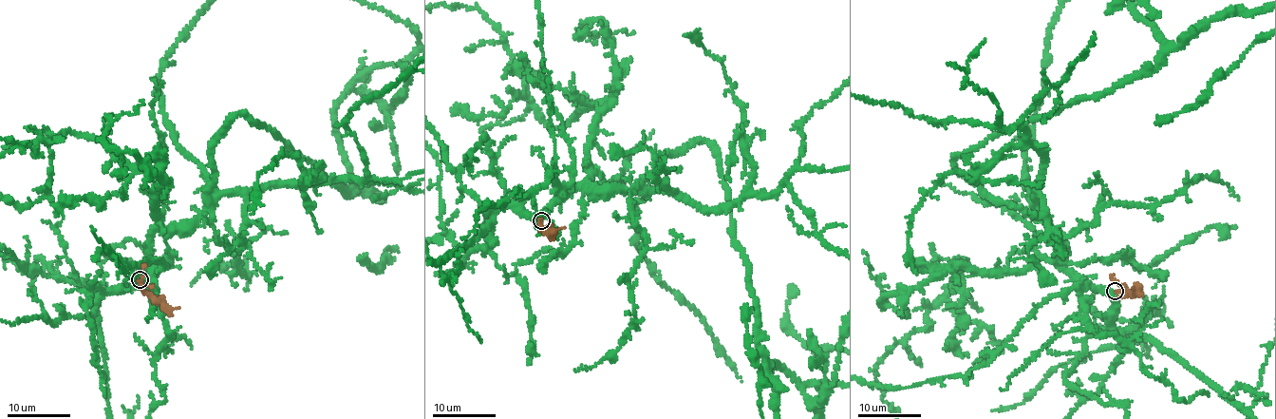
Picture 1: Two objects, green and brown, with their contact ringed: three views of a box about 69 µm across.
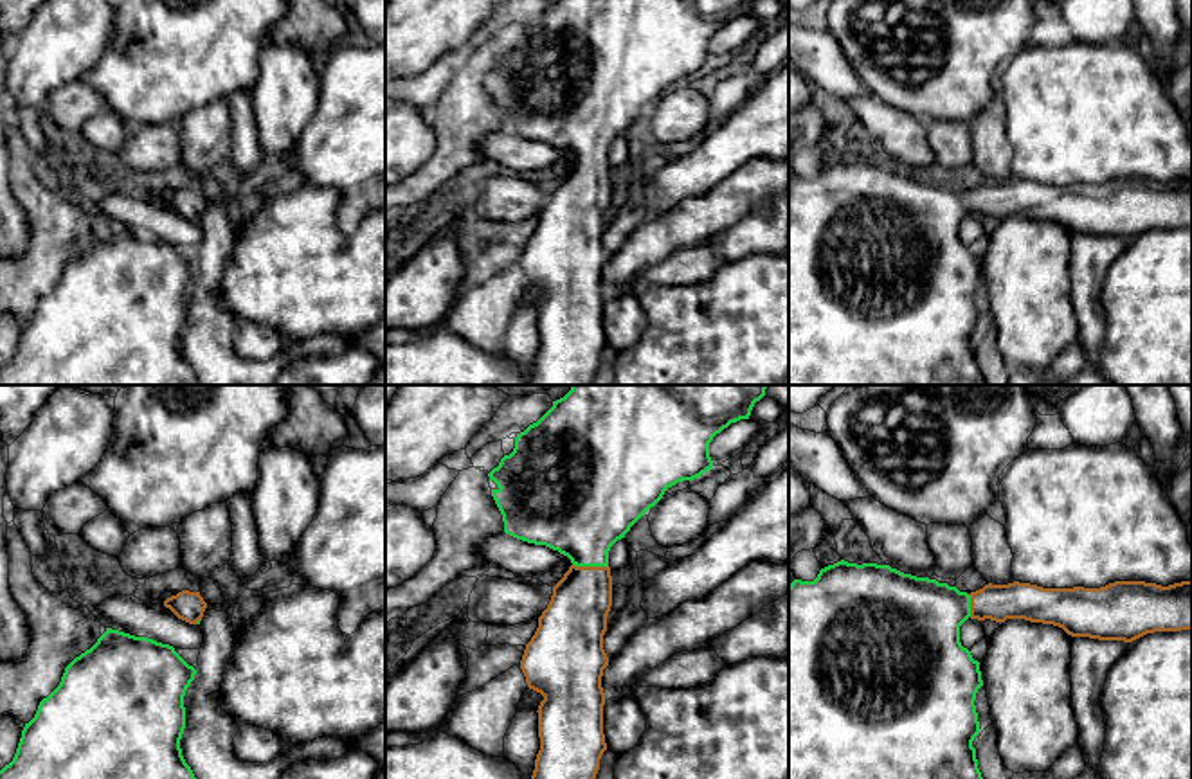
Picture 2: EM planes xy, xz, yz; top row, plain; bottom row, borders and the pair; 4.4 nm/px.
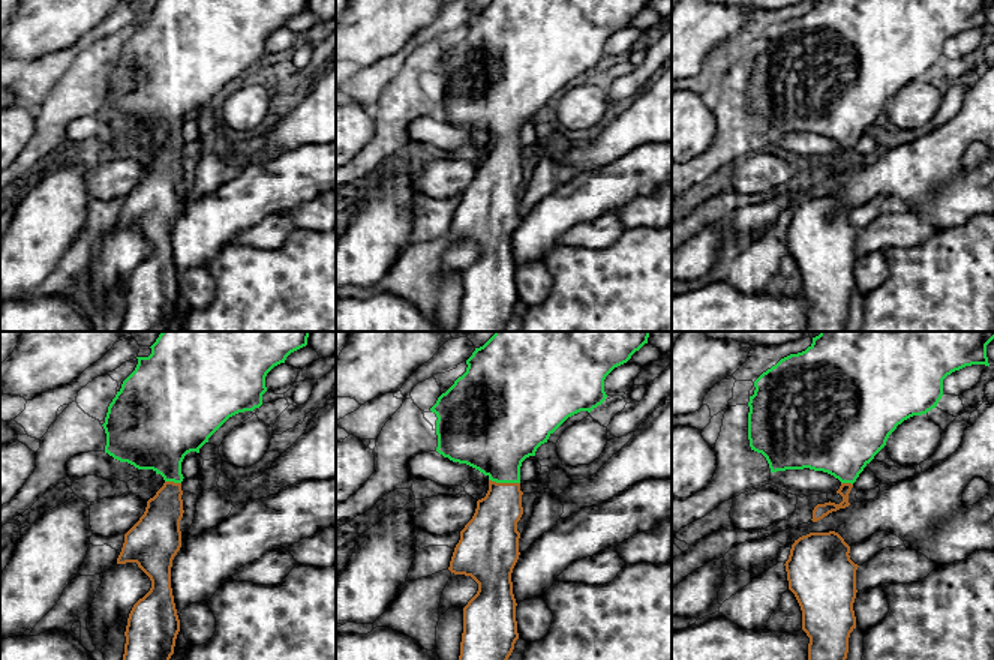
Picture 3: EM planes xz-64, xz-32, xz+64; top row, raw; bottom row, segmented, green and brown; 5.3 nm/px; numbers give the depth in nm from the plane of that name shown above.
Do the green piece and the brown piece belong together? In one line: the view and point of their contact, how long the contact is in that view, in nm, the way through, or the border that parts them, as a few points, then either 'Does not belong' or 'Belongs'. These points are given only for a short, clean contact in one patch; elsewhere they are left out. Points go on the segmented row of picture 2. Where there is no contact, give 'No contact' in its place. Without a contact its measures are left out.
Touches green at xz (591, 565). Shared border 160 nm. Belongs

